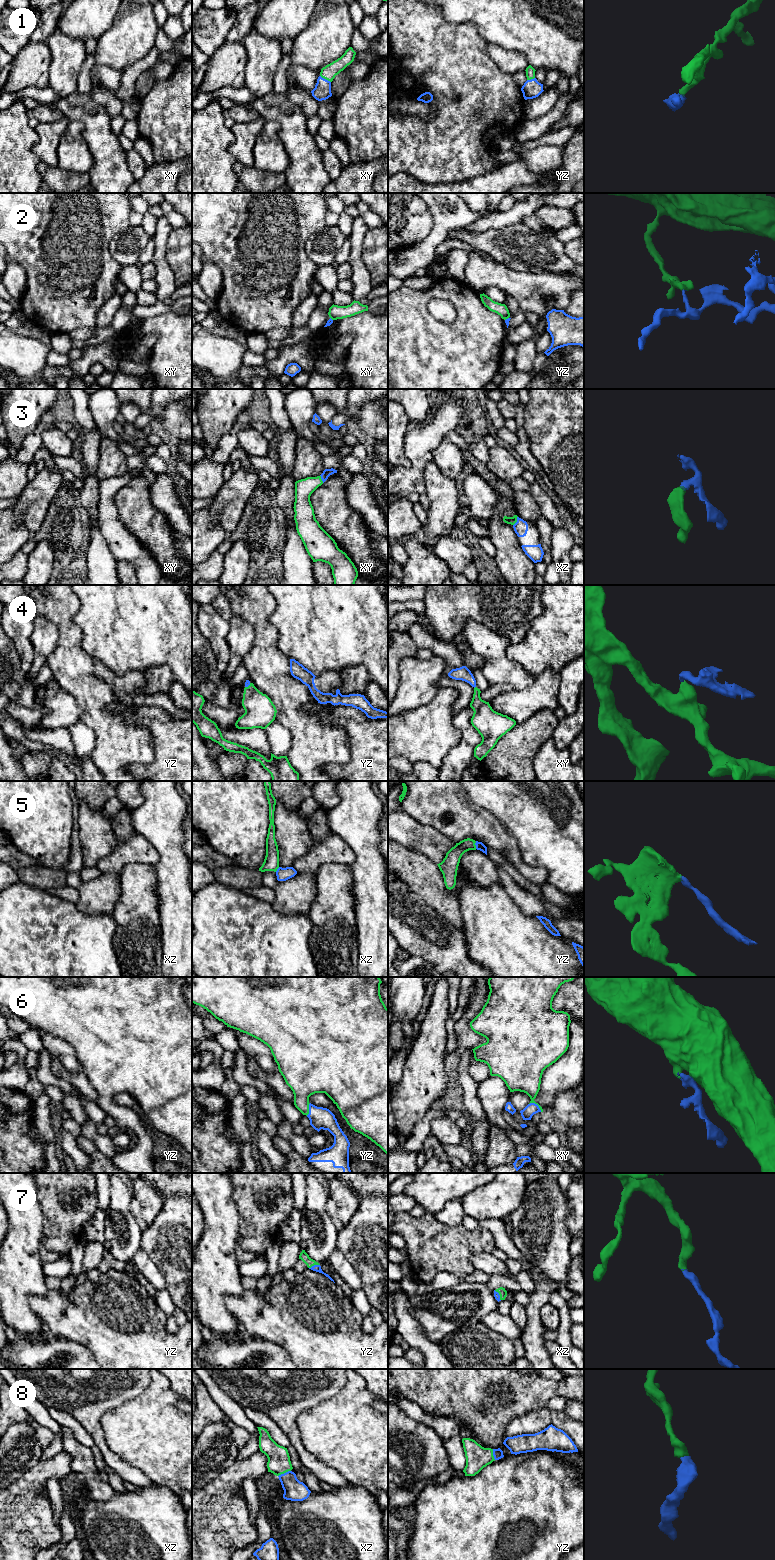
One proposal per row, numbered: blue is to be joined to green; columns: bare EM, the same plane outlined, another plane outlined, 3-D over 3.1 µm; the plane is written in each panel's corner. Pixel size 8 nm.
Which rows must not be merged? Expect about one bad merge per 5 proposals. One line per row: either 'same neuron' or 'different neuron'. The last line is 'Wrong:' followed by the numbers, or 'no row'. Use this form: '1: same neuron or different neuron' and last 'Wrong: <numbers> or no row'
1: same neuron
2: different neuron
3: same neuron
4: same neuron
5: different neuron
6: same neuron
7: same neuron
8: same neuron
Wrong: 2, 5

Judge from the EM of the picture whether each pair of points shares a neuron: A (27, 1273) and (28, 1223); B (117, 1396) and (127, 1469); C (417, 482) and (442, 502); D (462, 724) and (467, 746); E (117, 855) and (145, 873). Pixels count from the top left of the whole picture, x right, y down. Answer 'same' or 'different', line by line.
A: same
B: same
C: different
D: same
E: different

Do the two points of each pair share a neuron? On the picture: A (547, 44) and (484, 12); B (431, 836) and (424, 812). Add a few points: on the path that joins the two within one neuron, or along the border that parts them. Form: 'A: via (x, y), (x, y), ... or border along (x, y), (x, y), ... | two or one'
A: via (531, 28), (517, 14), (500, 12) | one
B: border along (408, 814), (419, 822), (434, 827), (448, 838) | two

